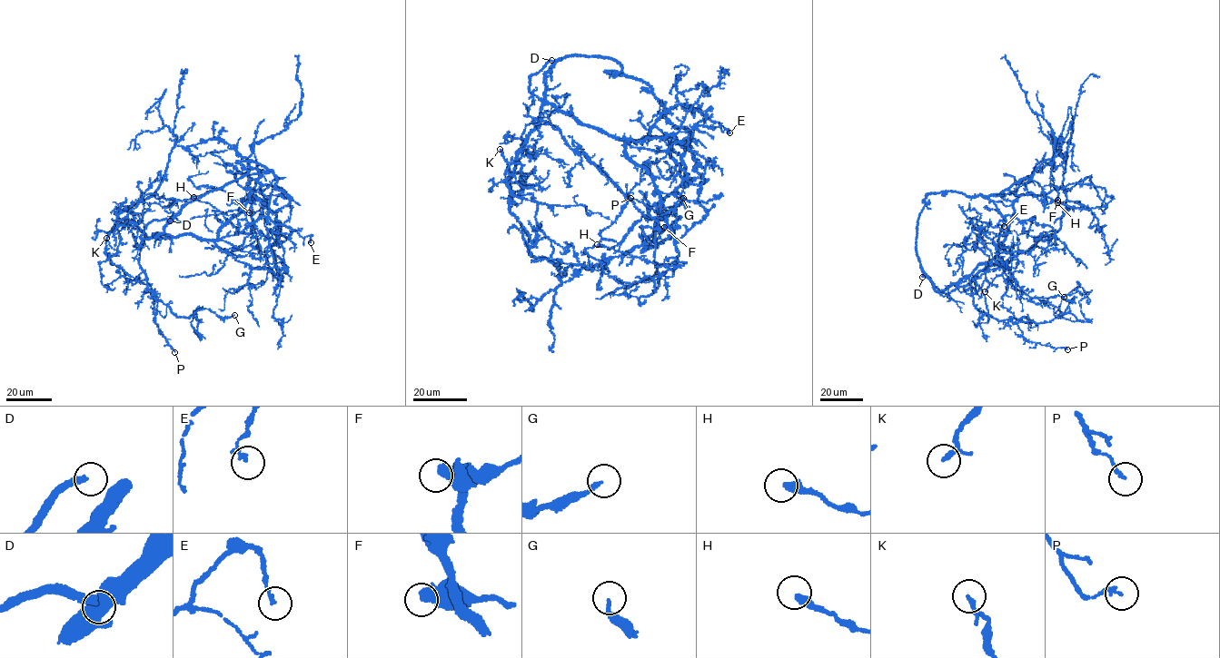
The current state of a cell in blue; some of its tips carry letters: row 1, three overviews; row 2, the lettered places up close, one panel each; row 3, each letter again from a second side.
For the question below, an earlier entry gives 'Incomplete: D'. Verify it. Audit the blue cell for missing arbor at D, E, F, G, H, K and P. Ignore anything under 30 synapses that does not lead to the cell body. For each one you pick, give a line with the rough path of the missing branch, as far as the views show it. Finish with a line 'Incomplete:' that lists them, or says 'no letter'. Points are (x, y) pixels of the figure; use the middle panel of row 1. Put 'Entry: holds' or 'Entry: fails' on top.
Entry: holds
D: missing branch runs (551, 60), (567, 54), (572, 47), (586, 47), (593, 33), (600, 25), (602, 27)
Incomplete: D

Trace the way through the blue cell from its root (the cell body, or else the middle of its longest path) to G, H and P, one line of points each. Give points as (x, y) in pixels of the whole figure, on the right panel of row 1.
G: (961, 286), (970, 284), (976, 309), (1015, 323), (1037, 324), (1061, 316), (1075, 296), (1072, 301), (1064, 297)
H: (961, 286), (998, 254), (1021, 195), (1046, 195), (1090, 210), (1057, 202)
P: (961, 286), (970, 284), (973, 304), (976, 309), (999, 320), (1007, 319), (1016, 324), (1026, 340), (1067, 349)

